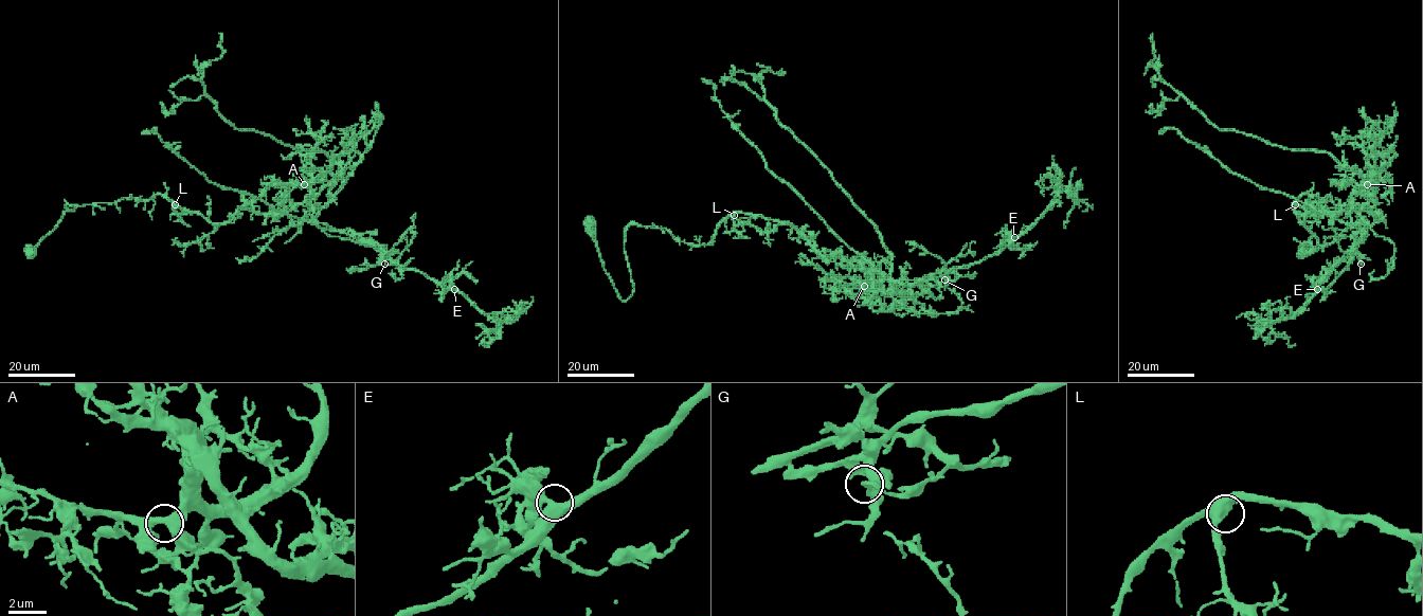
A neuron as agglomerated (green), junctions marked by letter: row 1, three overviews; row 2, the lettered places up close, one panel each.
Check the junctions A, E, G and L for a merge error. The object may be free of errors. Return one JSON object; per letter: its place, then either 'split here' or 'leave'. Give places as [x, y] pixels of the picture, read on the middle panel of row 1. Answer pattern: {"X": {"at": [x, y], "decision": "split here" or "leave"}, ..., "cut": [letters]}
{"A": {"at": [864, 286], "decision": "leave"}, "E": {"at": [1014, 237], "decision": "leave"}, "G": {"at": [944, 279], "decision": "split here"}, "L": {"at": [734, 215], "decision": "leave"}, "cut": ["G"]}

